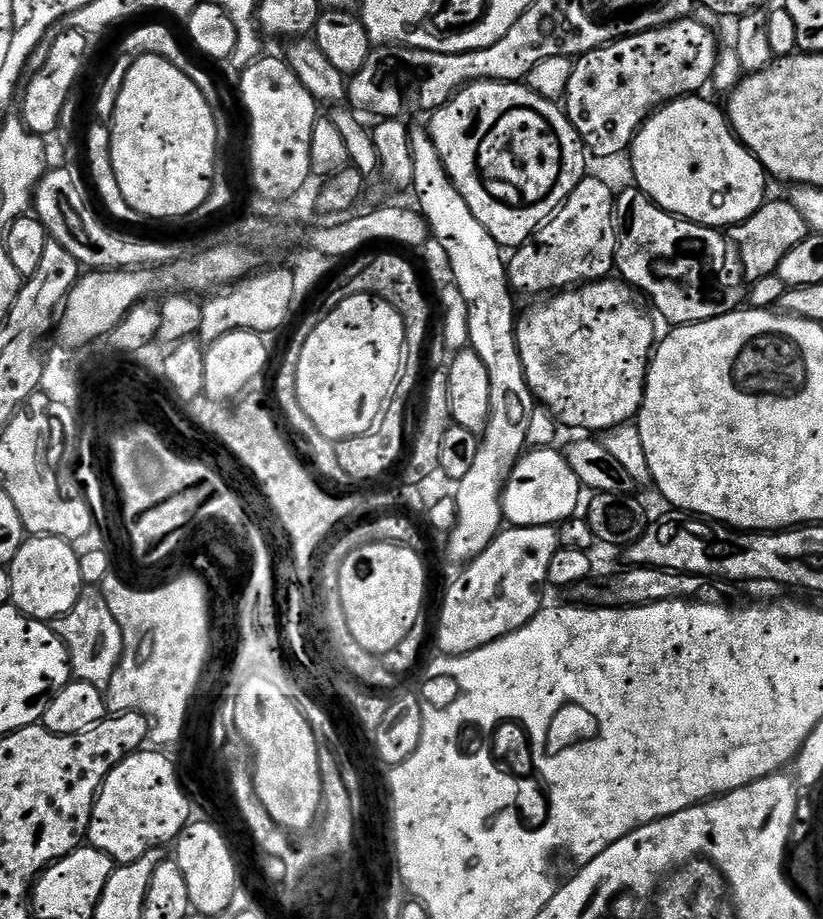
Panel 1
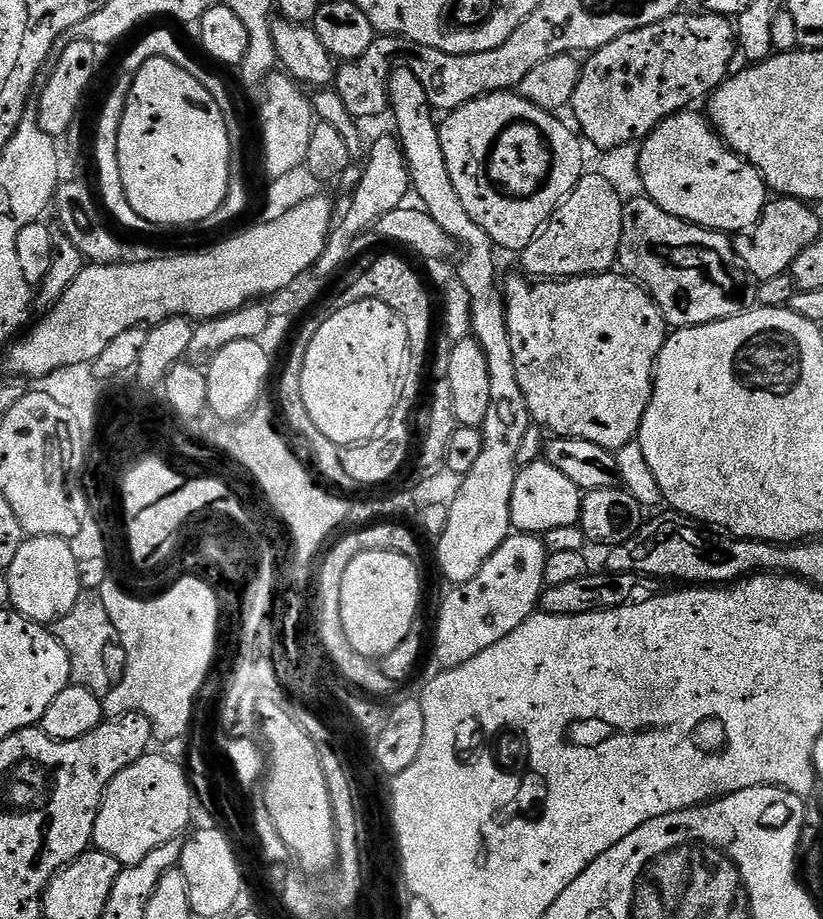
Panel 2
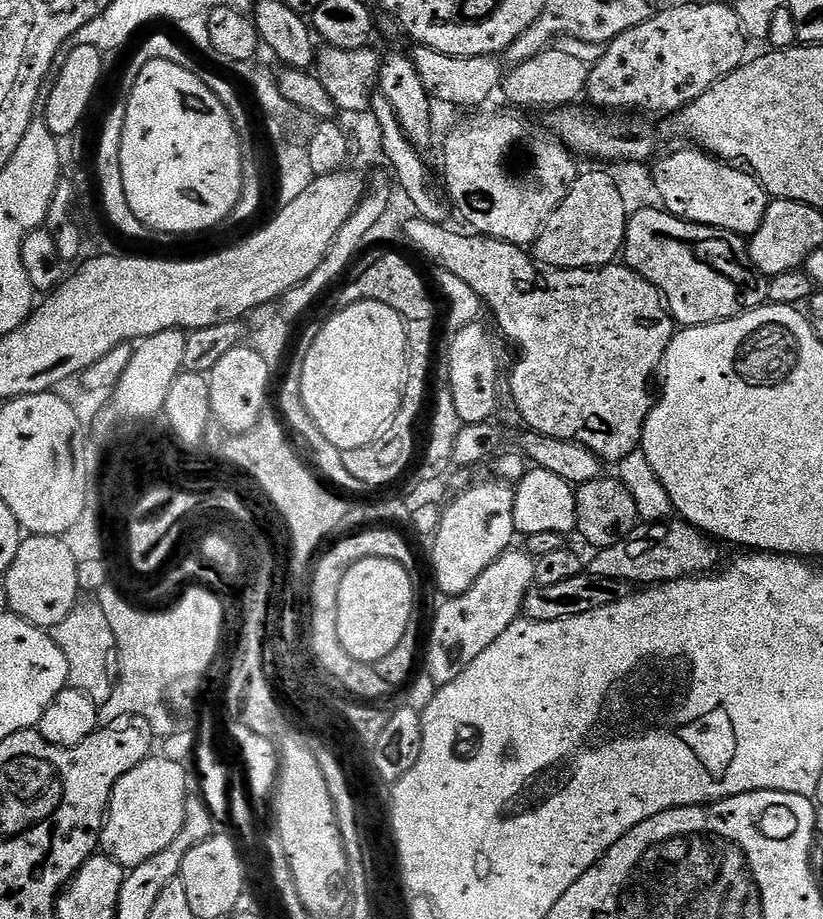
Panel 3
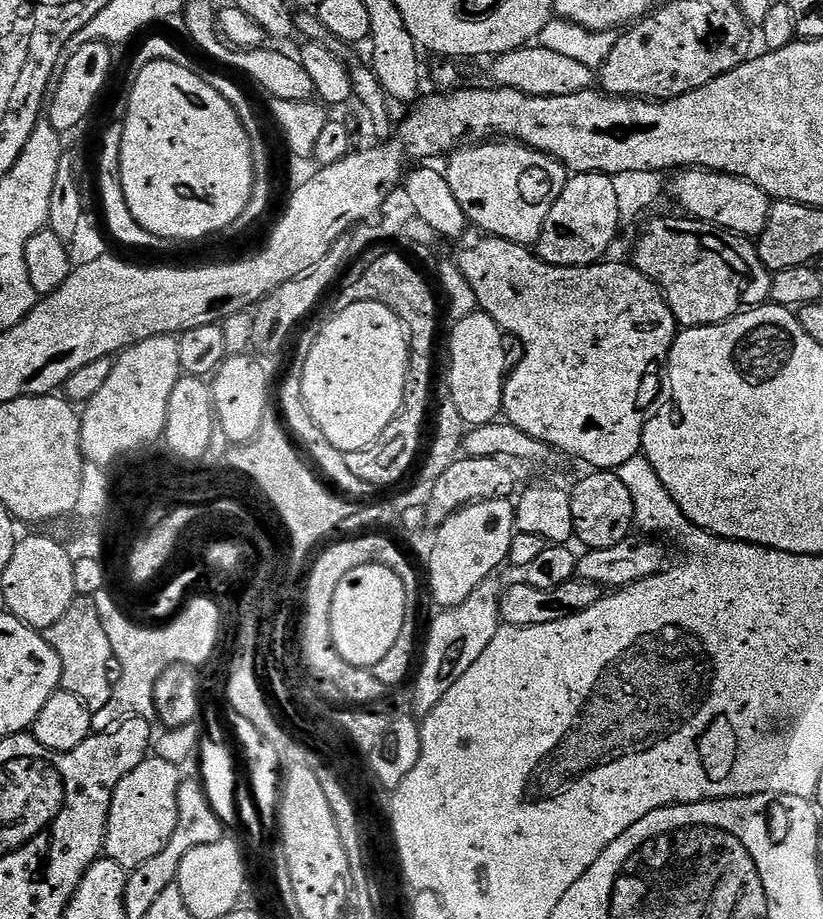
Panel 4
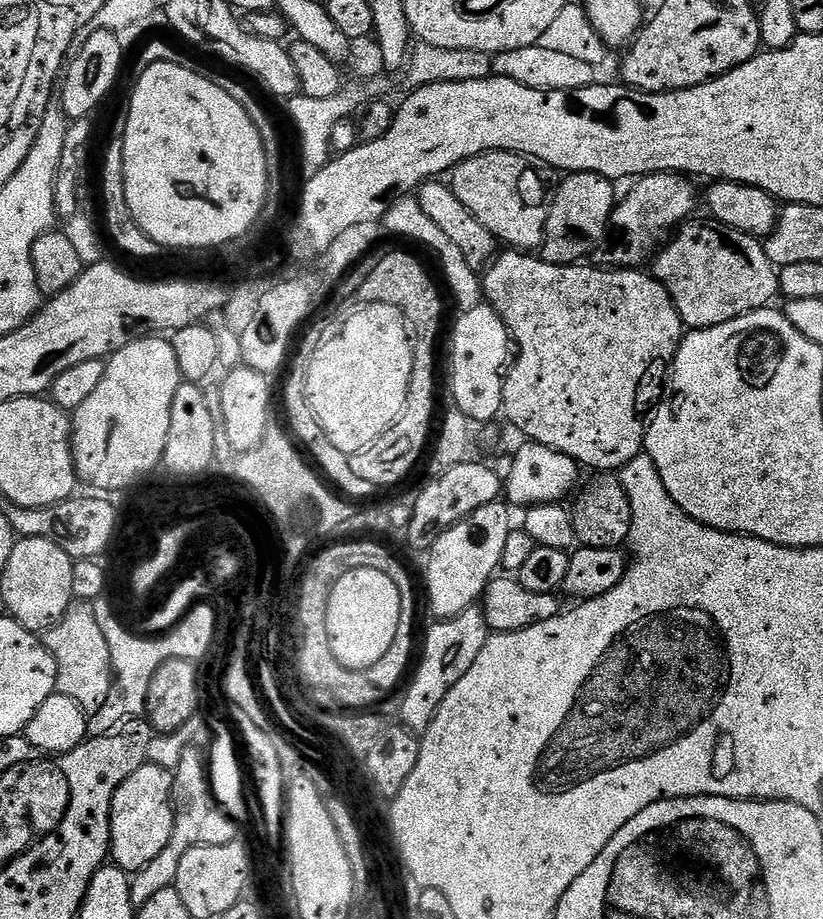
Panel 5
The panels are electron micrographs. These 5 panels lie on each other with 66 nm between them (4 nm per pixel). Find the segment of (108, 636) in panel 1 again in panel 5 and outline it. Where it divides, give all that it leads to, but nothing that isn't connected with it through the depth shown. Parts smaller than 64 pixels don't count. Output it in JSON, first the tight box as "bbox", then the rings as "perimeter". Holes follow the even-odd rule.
{"bbox":[42,603,112,713],"perimeter":[[[72,603],[64,617],[43,633],[42,639],[56,663],[56,691],[72,698],[86,713],[102,710],[102,702],[106,702],[112,685],[112,659],[106,634],[102,634],[102,626],[94,618],[92,604]]]}

